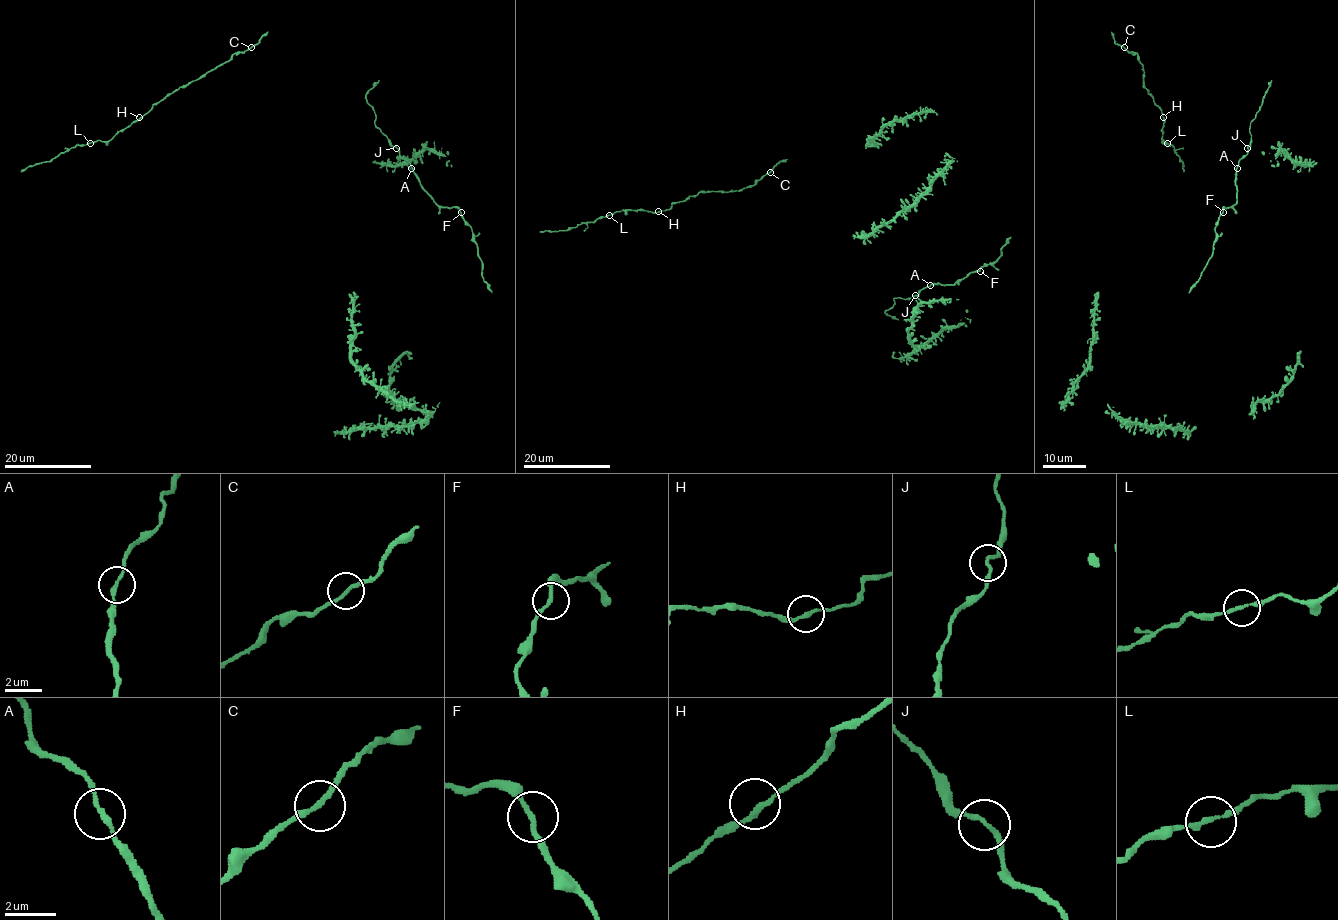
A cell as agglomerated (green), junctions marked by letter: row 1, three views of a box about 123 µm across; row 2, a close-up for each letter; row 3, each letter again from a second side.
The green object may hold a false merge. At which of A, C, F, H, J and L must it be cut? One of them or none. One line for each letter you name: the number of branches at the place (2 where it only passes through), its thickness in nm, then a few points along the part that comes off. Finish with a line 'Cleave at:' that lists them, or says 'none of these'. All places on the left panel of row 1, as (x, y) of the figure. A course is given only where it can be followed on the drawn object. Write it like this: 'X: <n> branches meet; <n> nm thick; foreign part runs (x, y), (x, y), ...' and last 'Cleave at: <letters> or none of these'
Cleave at: none of these

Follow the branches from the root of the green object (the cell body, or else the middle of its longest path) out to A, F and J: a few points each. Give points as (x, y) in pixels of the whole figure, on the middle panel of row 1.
A: (1000, 249), (1000, 256), (994, 263), (985, 264), (955, 284), (930, 285)
F: (1000, 249), (996, 261), (985, 264), (980, 271)
J: (1000, 249), (1000, 256), (994, 263), (985, 264), (953, 285), (932, 284), (915, 296)

